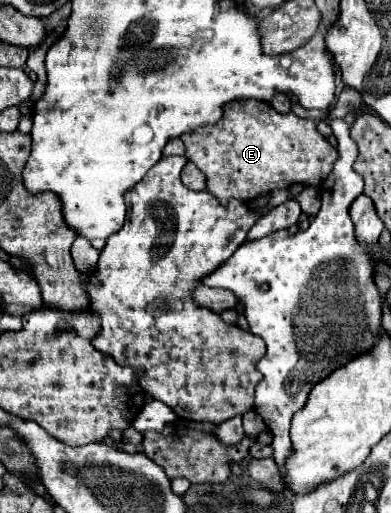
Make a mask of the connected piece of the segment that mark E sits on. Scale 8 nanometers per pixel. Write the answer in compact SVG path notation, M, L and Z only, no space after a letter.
M233 100L231 104L227 104L227 108L223 108L223 116L219 118L219 124L213 124L213 126L207 126L207 128L195 128L195 132L183 134L181 140L185 142L187 158L205 174L205 178L207 178L207 190L209 190L219 202L223 202L223 200L227 202L229 198L237 198L237 200L241 200L241 202L251 202L251 200L255 200L257 196L267 196L267 194L271 194L271 192L275 192L275 190L289 188L289 186L293 186L295 182L297 182L297 184L307 184L307 186L319 186L319 184L327 178L327 174L331 172L335 160L339 158L337 150L317 132L317 124L315 124L311 118L299 118L299 116L295 116L293 112L279 114L271 104L261 102L261 100Z

